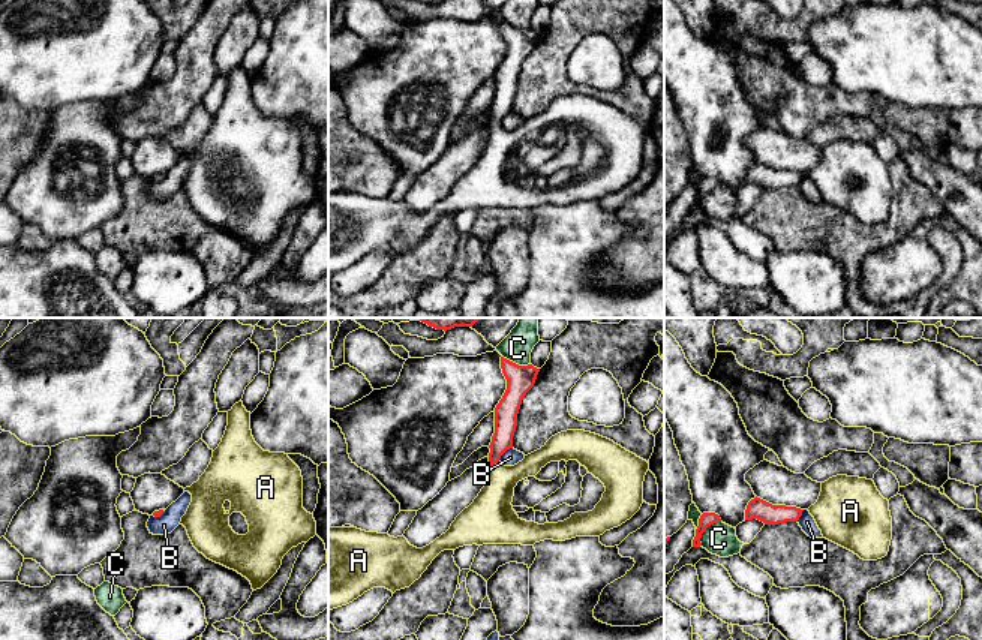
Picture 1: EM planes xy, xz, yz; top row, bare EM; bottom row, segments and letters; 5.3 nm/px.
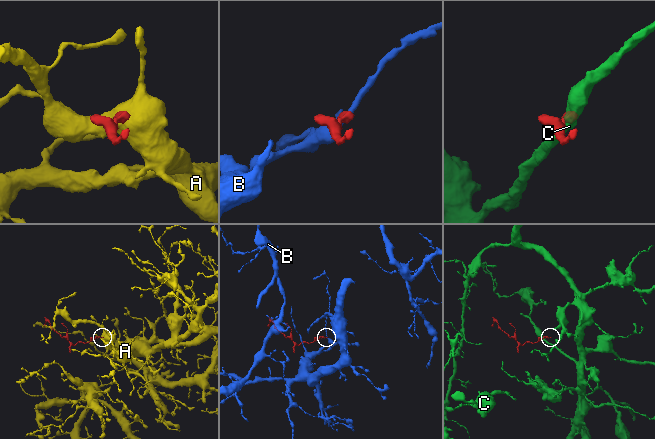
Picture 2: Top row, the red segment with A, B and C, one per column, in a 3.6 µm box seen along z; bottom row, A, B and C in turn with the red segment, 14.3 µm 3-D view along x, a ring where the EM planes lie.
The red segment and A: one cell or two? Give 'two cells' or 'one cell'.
one cell

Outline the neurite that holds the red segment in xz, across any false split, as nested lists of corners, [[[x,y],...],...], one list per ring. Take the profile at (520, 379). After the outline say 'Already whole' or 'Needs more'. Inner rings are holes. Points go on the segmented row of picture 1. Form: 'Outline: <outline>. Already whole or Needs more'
Outline: [[[501,357],[501,369],[507,379],[507,390],[495,408],[495,433],[489,445],[490,471],[478,496],[456,517],[445,534],[423,549],[411,546],[405,537],[394,538],[388,534],[366,532],[354,526],[328,528],[328,612],[352,603],[373,588],[385,588],[393,594],[409,588],[444,550],[456,550],[472,544],[534,546],[544,540],[565,541],[576,537],[600,537],[606,531],[621,526],[640,510],[643,481],[649,463],[600,435],[585,430],[561,432],[514,466],[505,466],[499,462],[501,456],[513,448],[522,400],[534,387],[540,372],[532,364],[519,366],[504,357]],[[561,460],[577,460],[589,474],[598,478],[606,487],[601,501],[592,511],[574,513],[570,519],[558,523],[538,525],[522,520],[511,505],[514,487],[519,481],[535,477],[547,463]]]. Needs more

